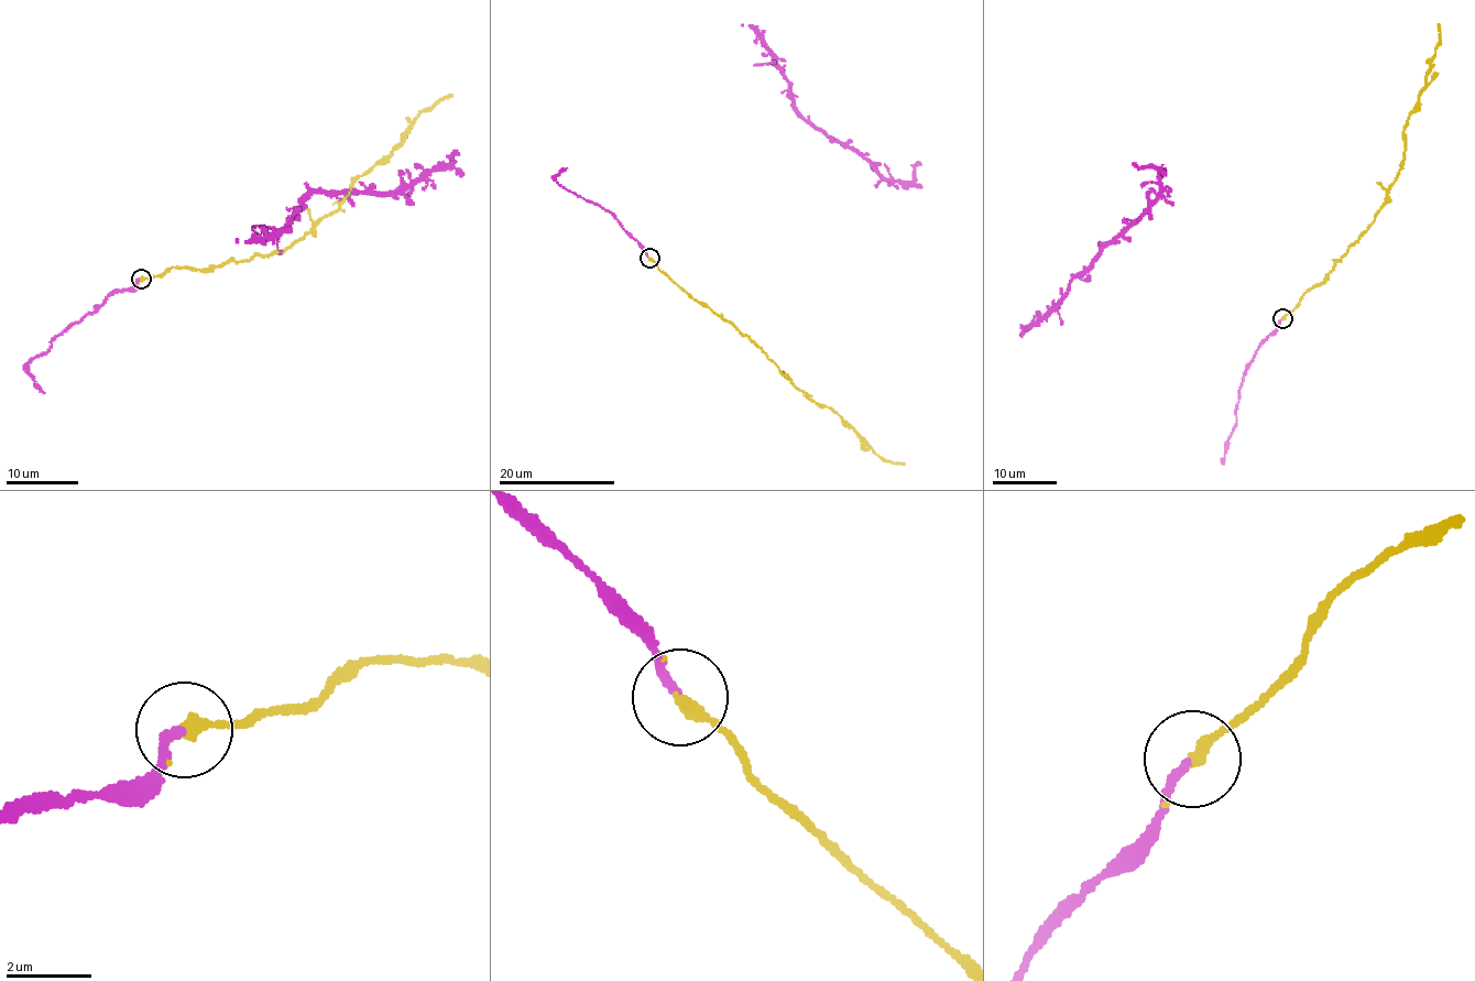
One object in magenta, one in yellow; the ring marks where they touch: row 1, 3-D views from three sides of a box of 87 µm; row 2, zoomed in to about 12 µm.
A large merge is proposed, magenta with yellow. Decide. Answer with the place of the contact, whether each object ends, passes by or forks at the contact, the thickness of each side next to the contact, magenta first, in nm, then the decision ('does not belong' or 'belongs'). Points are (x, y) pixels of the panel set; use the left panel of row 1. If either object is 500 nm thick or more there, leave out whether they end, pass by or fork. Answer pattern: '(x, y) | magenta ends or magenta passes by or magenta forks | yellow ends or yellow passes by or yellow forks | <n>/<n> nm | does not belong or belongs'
(141, 279) | magenta ends | yellow ends | 200/300 nm | belongs

